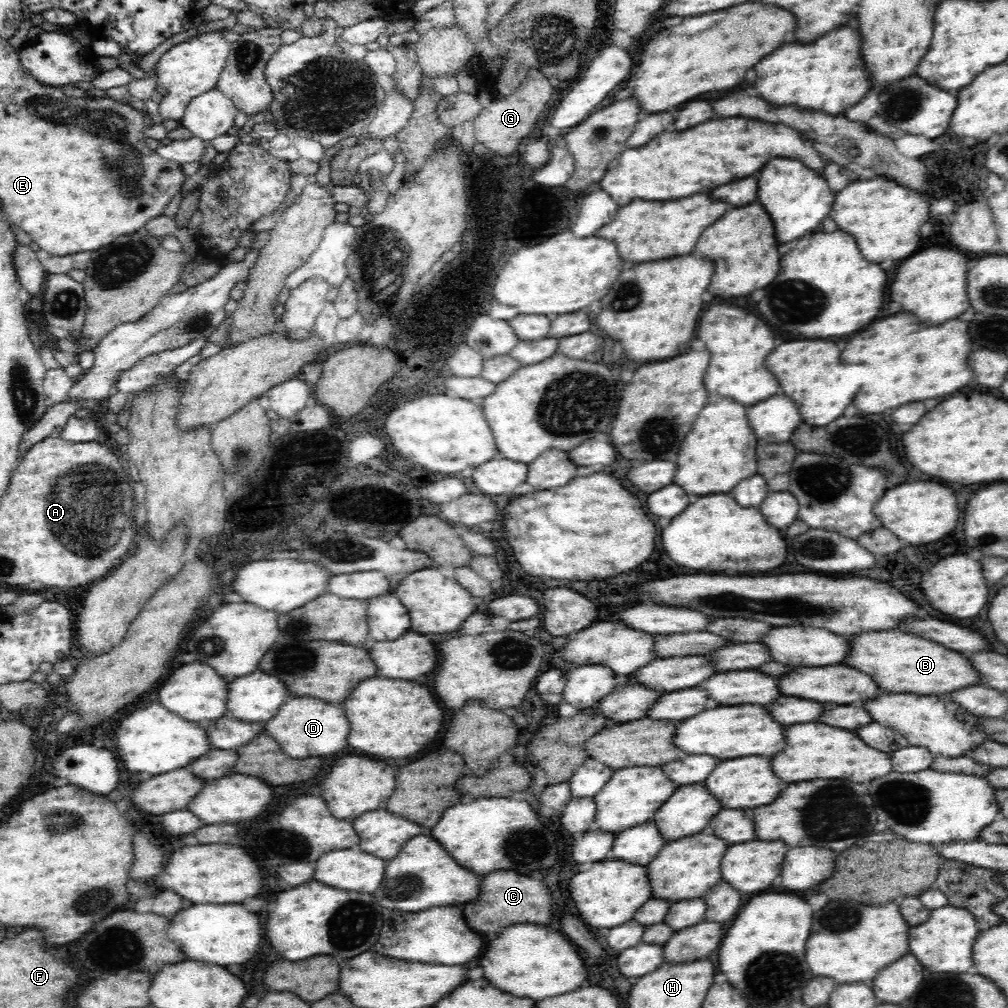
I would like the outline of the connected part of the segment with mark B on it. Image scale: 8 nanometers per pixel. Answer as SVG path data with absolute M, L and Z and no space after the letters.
M898 629L860 632L850 636L850 643L852 649L842 663L872 676L884 693L945 696L960 688L981 685L980 675L968 658L911 632Z

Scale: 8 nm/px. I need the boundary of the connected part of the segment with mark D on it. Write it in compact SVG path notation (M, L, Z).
M294 697L286 699L280 706L280 712L266 722L266 734L270 734L280 748L290 758L308 758L316 756L334 756L348 746L350 724L342 708L326 704L318 698Z

